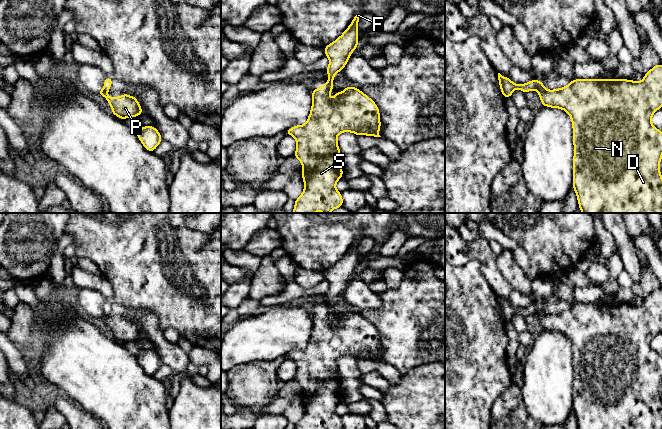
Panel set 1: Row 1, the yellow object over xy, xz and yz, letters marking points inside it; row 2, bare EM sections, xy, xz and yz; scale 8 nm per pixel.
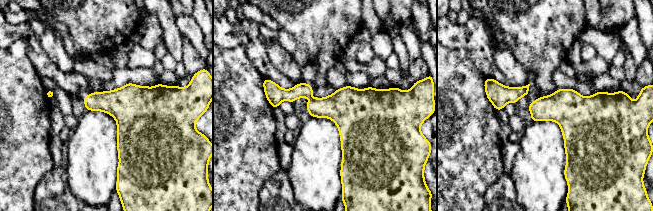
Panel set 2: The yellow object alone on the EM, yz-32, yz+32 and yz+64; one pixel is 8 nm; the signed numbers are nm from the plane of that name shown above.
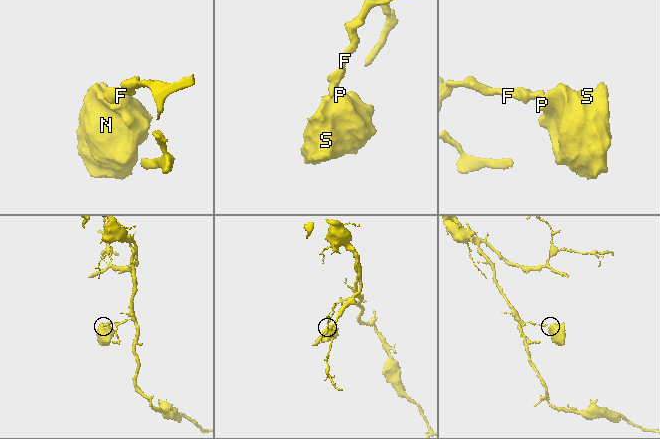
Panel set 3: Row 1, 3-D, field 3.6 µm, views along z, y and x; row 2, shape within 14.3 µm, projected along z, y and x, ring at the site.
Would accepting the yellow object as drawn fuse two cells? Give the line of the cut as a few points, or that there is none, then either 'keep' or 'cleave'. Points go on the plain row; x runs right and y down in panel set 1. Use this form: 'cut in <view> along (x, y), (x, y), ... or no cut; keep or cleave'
cut in yz along (543, 311), (538, 315); cleave

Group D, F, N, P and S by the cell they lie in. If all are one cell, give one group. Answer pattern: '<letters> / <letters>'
D N P S / F

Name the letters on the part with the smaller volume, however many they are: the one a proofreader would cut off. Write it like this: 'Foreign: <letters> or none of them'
Foreign: D, N, P, S

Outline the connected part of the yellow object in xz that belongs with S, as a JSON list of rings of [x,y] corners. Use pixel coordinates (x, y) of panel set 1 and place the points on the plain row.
[[[325,306],[321,312],[312,313],[312,331],[304,349],[296,349],[288,353],[285,357],[295,362],[297,366],[295,381],[301,386],[303,391],[302,403],[304,404],[304,415],[295,424],[295,429],[343,429],[343,422],[335,409],[343,401],[341,390],[341,376],[338,371],[337,360],[342,356],[352,356],[358,359],[381,361],[379,353],[381,351],[380,336],[375,326],[366,318],[355,311],[345,311],[343,316],[334,316],[331,308]]]

